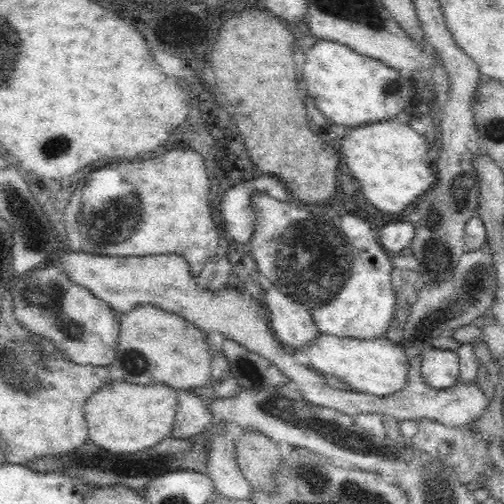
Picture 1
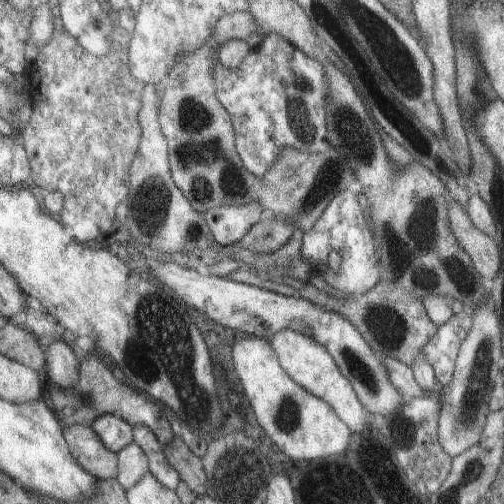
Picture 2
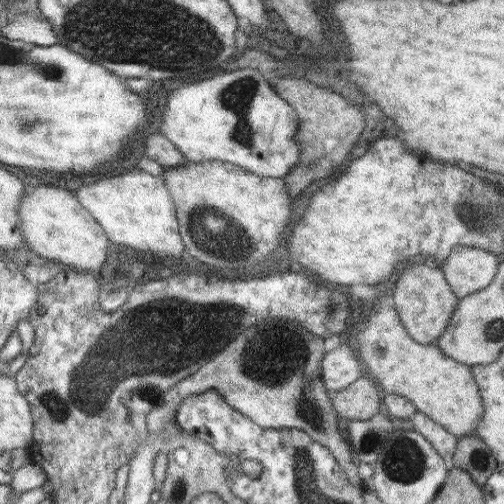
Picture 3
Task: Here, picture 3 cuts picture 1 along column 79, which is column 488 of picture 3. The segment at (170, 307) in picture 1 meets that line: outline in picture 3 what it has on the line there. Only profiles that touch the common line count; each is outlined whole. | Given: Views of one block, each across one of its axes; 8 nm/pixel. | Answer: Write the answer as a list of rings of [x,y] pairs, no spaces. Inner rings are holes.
[[[467,246],[453,248],[447,260],[437,262],[457,298],[465,298],[477,290],[487,288],[499,272],[499,264],[501,256],[485,252],[483,248]]]

